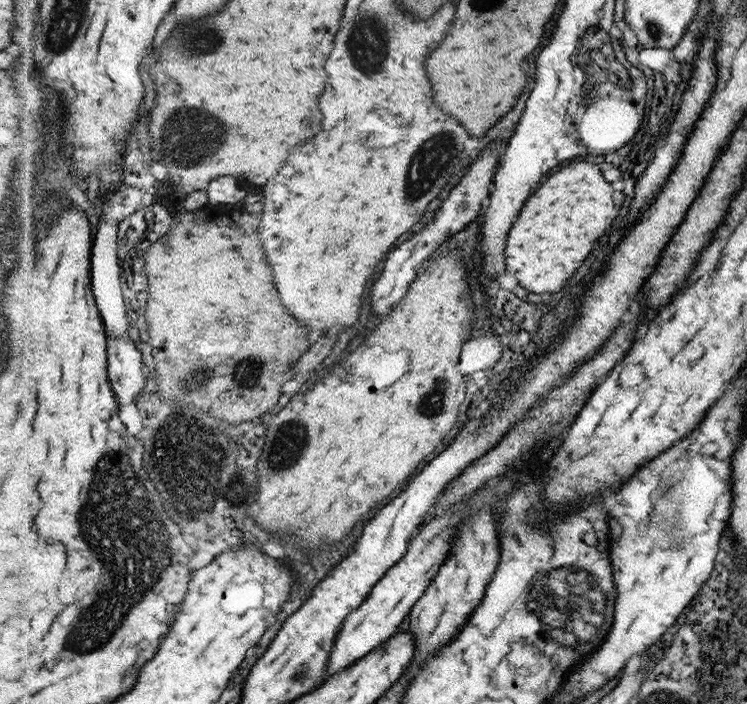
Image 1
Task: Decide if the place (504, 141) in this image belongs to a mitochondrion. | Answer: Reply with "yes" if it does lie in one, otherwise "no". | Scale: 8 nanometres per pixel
no

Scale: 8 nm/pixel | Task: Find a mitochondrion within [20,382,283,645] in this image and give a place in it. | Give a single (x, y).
(212, 475)

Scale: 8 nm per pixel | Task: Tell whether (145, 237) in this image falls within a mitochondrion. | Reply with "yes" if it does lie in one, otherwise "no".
no

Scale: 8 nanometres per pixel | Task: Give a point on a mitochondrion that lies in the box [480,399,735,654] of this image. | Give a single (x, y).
(565, 601)

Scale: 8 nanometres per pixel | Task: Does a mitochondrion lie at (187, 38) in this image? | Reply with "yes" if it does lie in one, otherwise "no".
yes

